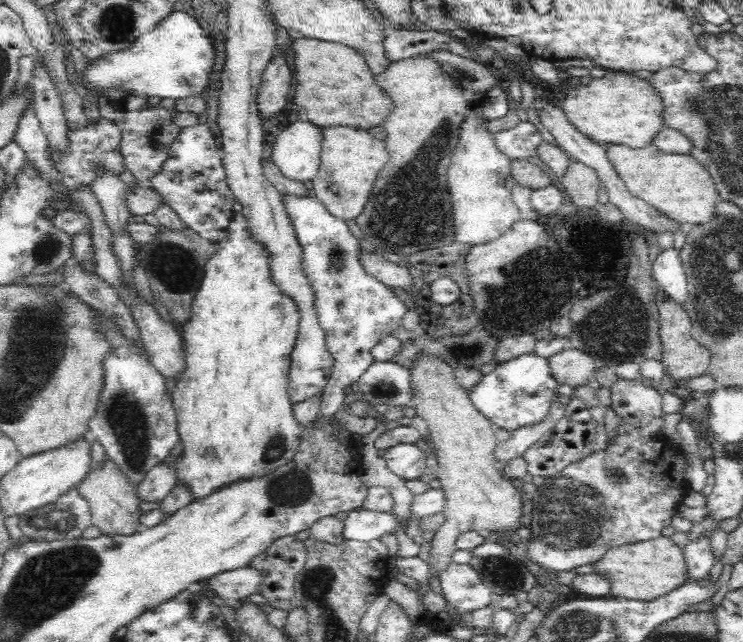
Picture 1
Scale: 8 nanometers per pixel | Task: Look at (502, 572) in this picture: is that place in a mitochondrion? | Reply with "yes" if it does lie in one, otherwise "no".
yes

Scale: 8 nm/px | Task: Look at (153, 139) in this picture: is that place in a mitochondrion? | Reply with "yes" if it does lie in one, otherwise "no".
no

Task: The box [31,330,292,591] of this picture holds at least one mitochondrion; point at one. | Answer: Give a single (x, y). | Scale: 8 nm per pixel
(125, 416)

